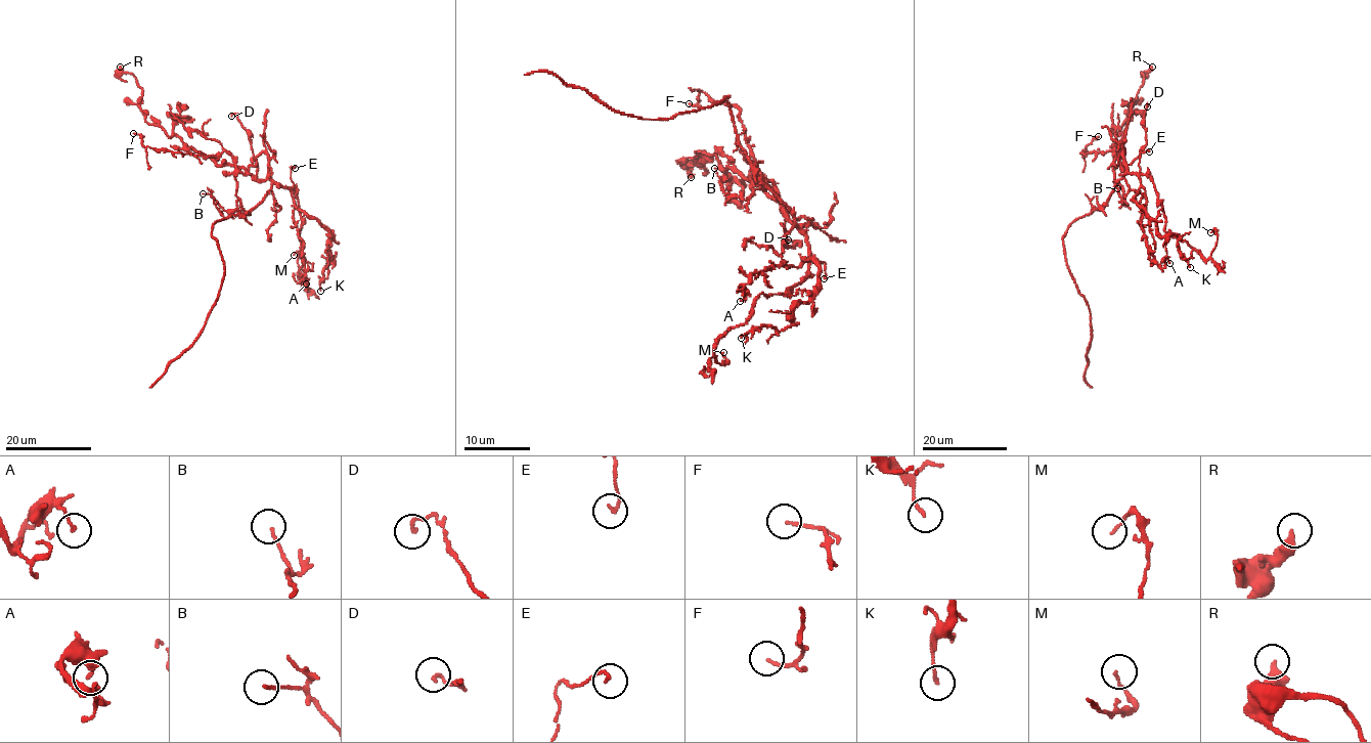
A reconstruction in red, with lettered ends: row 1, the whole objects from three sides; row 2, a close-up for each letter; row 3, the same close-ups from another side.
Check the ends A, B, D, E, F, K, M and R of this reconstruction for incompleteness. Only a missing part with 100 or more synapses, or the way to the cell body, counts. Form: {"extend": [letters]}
{"extend": []}

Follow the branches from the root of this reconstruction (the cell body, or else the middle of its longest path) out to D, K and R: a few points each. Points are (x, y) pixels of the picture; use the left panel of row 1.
D: (257, 205), (269, 190), (271, 181), (257, 178), (250, 132), (235, 113), (231, 116)
K: (257, 205), (277, 184), (327, 231), (335, 258), (328, 259), (320, 291)
R: (257, 205), (271, 181), (216, 164), (150, 125), (140, 106), (142, 90), (130, 73), (119, 74), (120, 67)

